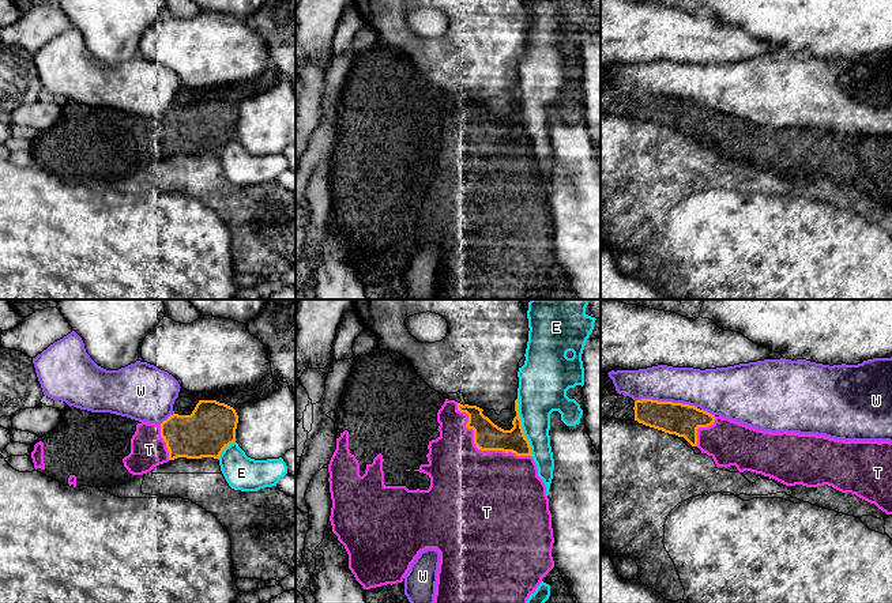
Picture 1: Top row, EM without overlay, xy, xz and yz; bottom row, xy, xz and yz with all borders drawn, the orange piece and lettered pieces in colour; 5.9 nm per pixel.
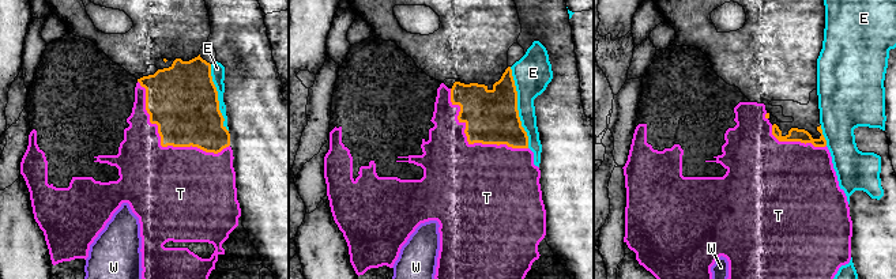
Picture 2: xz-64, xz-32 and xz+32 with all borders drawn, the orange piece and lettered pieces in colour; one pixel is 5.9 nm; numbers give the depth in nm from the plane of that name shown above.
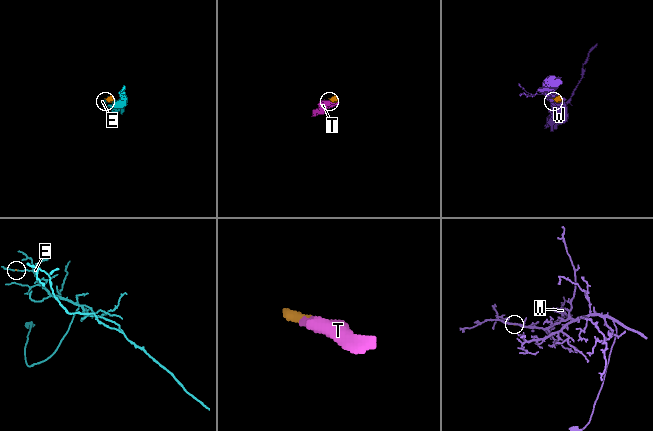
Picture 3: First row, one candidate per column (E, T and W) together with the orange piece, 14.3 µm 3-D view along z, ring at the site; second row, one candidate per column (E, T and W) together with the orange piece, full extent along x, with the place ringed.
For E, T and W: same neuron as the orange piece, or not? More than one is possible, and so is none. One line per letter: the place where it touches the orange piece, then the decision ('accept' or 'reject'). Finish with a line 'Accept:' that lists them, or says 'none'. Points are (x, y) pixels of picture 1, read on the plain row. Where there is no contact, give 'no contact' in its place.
E: meets orange in xz at (520, 121); reject
T: meets orange in xz at (480, 143); accept
W: meets orange in yz at (666, 97); reject
Accept: T

